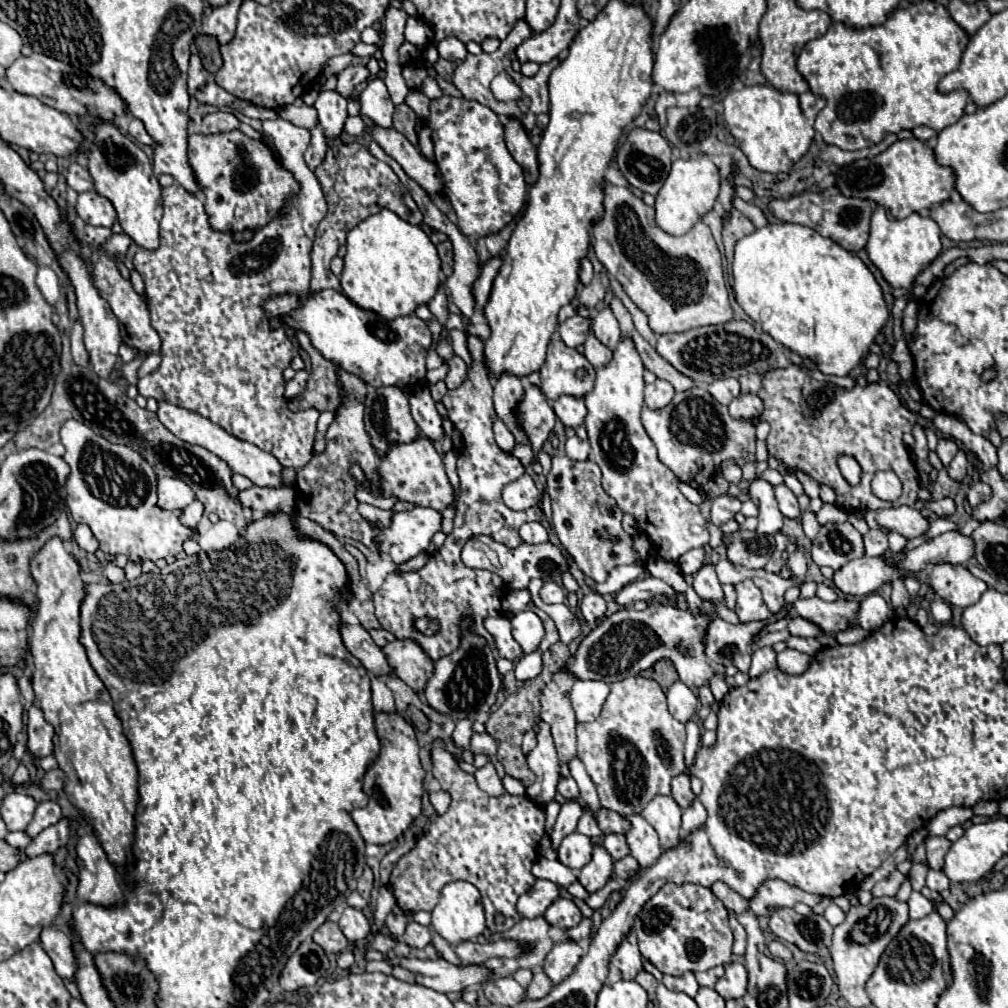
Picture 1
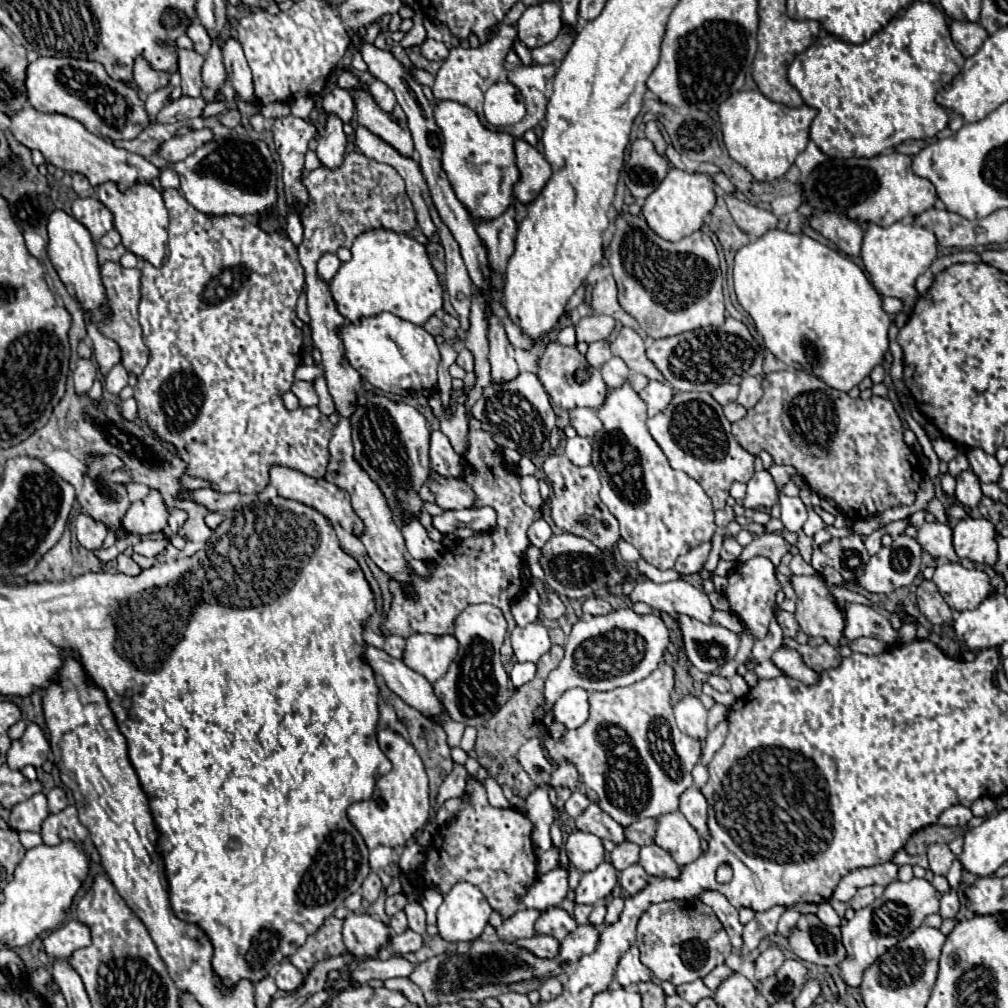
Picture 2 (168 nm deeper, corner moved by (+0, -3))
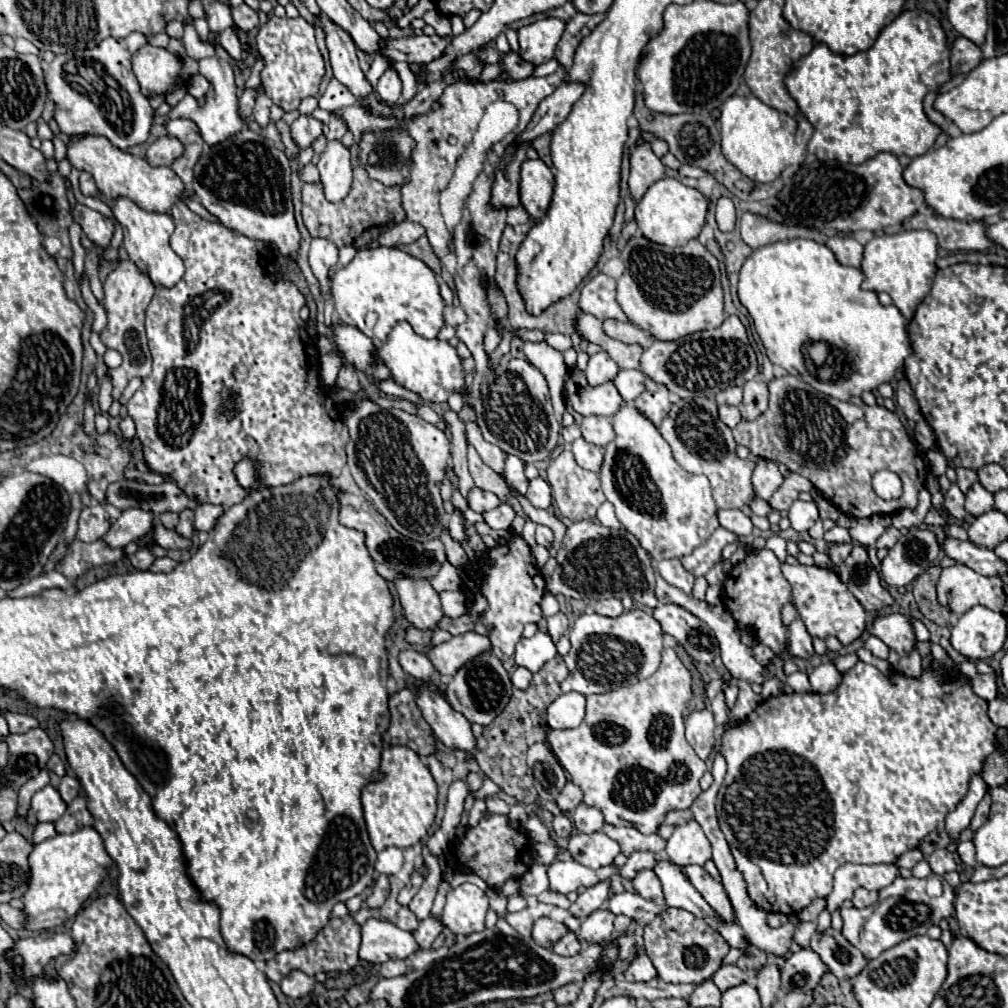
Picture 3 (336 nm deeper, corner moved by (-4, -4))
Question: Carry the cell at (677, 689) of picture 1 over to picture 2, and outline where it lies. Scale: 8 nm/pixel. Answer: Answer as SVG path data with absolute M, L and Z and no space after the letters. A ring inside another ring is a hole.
M694 695L684 697L680 703L674 705L674 715L676 715L676 725L684 735L694 737L698 741L706 739L706 735L708 735L708 725L706 725L708 711L700 703L698 697L694 697Z

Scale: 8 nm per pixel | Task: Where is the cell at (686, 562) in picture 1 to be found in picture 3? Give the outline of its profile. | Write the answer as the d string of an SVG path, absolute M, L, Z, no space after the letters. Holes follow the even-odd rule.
M718 528L708 540L706 544L702 544L700 548L696 548L690 556L684 556L680 562L682 566L692 572L694 576L704 576L714 564L720 562L720 556L722 556L722 550L726 544L734 542L738 536L728 532L726 528Z

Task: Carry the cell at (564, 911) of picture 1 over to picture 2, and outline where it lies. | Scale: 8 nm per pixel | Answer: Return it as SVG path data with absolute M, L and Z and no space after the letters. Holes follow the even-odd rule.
M550 907L538 917L538 921L534 923L534 929L536 929L536 935L552 935L562 941L568 933L576 929L576 921L564 909Z

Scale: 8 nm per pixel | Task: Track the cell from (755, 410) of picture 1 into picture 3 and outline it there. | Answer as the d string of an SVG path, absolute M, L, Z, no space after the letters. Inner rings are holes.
M720 406L718 412L720 412L720 420L722 420L726 426L730 426L730 428L734 428L734 426L742 420L740 410L738 410L736 406Z

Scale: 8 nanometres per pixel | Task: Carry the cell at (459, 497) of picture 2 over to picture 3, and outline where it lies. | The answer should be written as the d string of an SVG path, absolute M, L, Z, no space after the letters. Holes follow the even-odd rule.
M474 486L470 492L468 492L468 506L474 510L474 512L486 512L486 510L492 510L500 504L498 496L492 494L492 492L486 492L486 490L480 490L478 486Z

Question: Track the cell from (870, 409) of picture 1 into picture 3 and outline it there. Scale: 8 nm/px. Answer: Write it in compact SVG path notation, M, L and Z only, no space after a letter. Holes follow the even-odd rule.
M782 376L768 382L770 390L770 406L768 410L758 416L756 420L742 420L732 432L734 440L740 446L746 446L752 456L760 456L764 460L772 460L776 464L786 464L788 470L802 474L812 482L814 488L818 488L826 500L830 500L836 508L840 508L848 518L868 518L874 514L894 514L902 508L914 508L918 504L918 492L924 488L928 470L922 458L922 452L918 444L912 440L912 436L902 426L900 418L884 408L884 406L866 406L858 396L848 398L846 402L830 398L818 390L814 390L810 384L796 376ZM878 470L892 470L900 476L904 484L904 494L898 500L882 500L872 490L872 476Z

